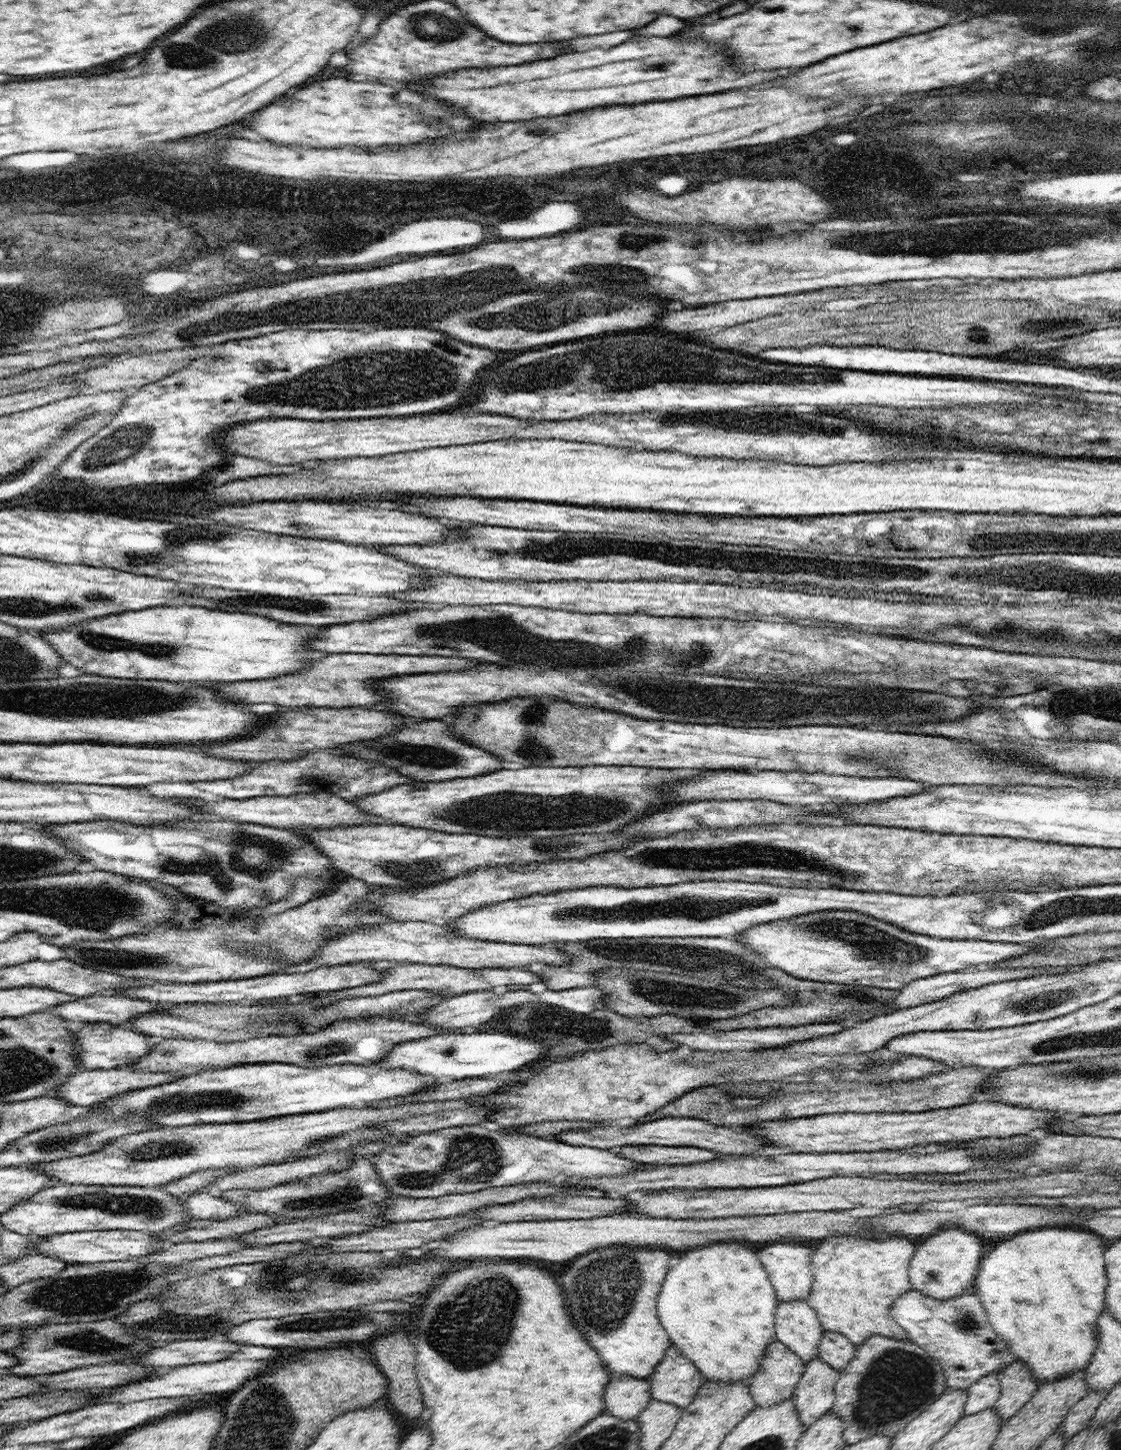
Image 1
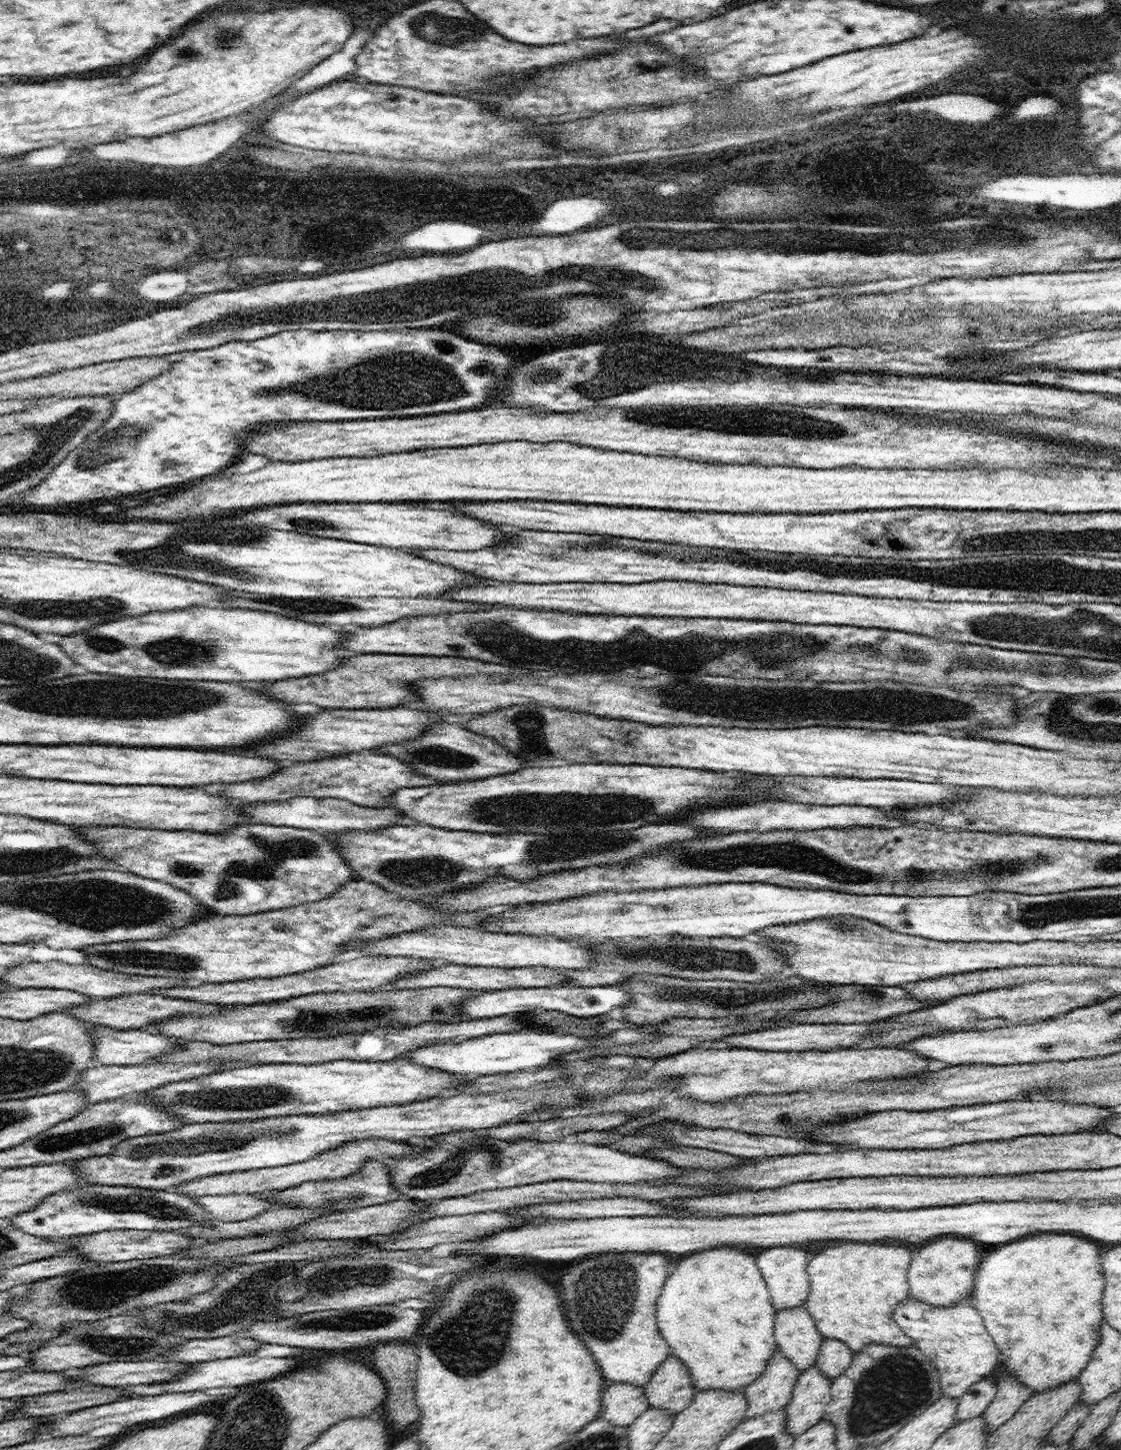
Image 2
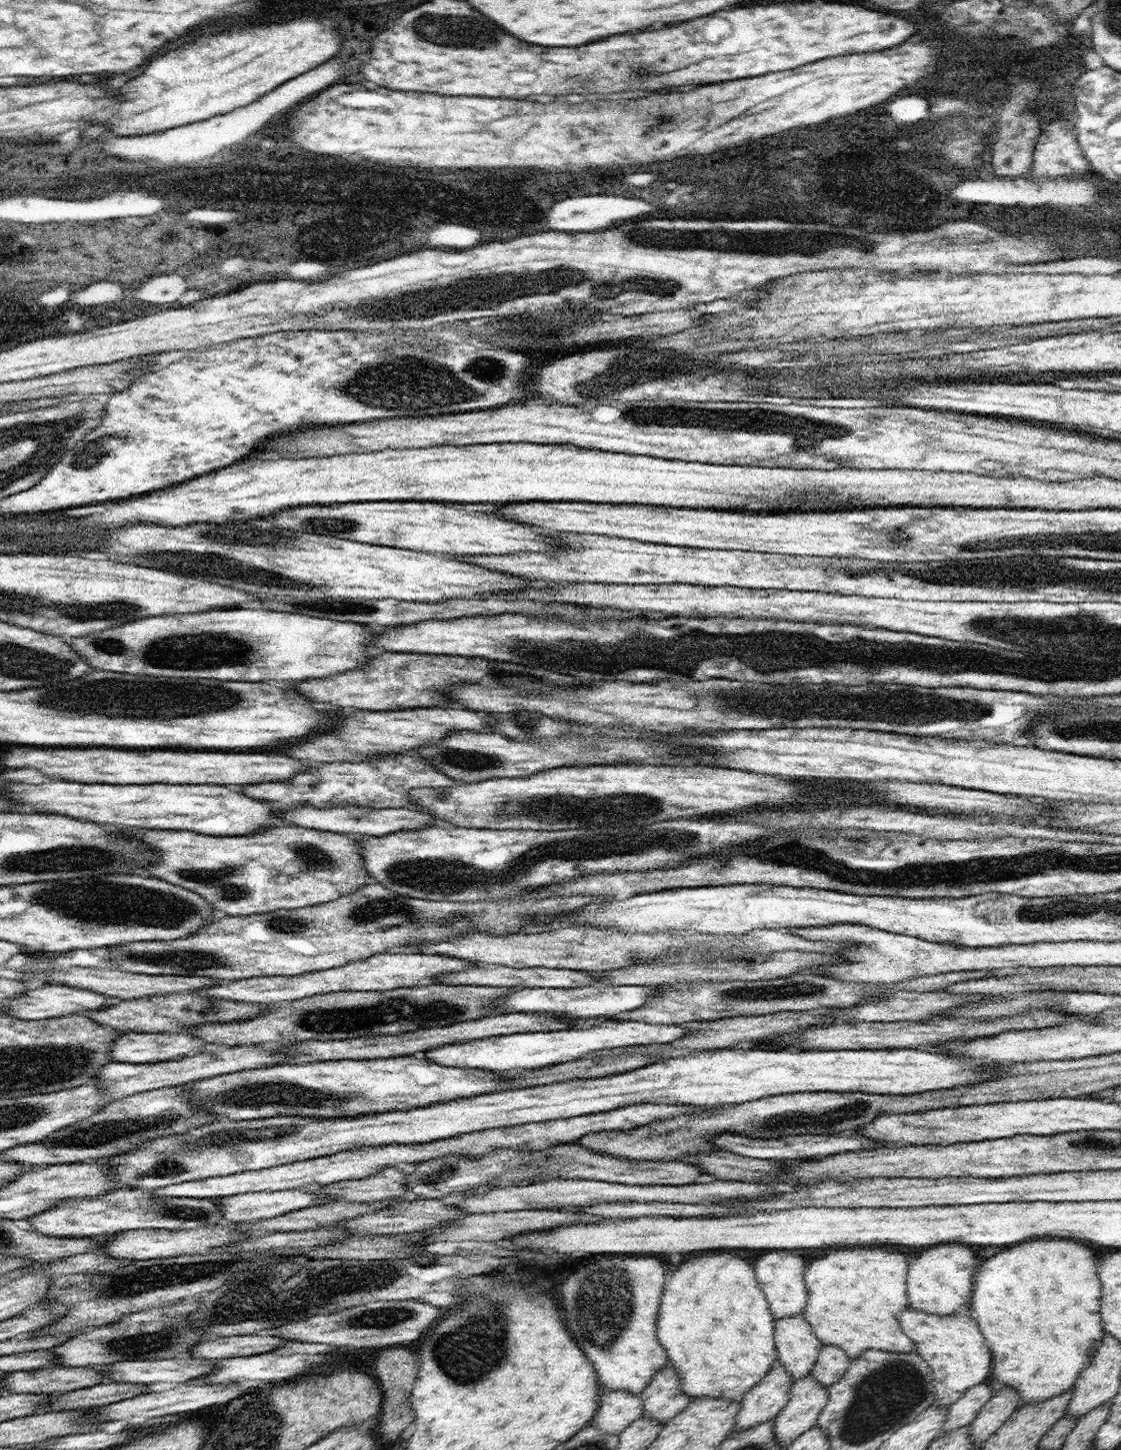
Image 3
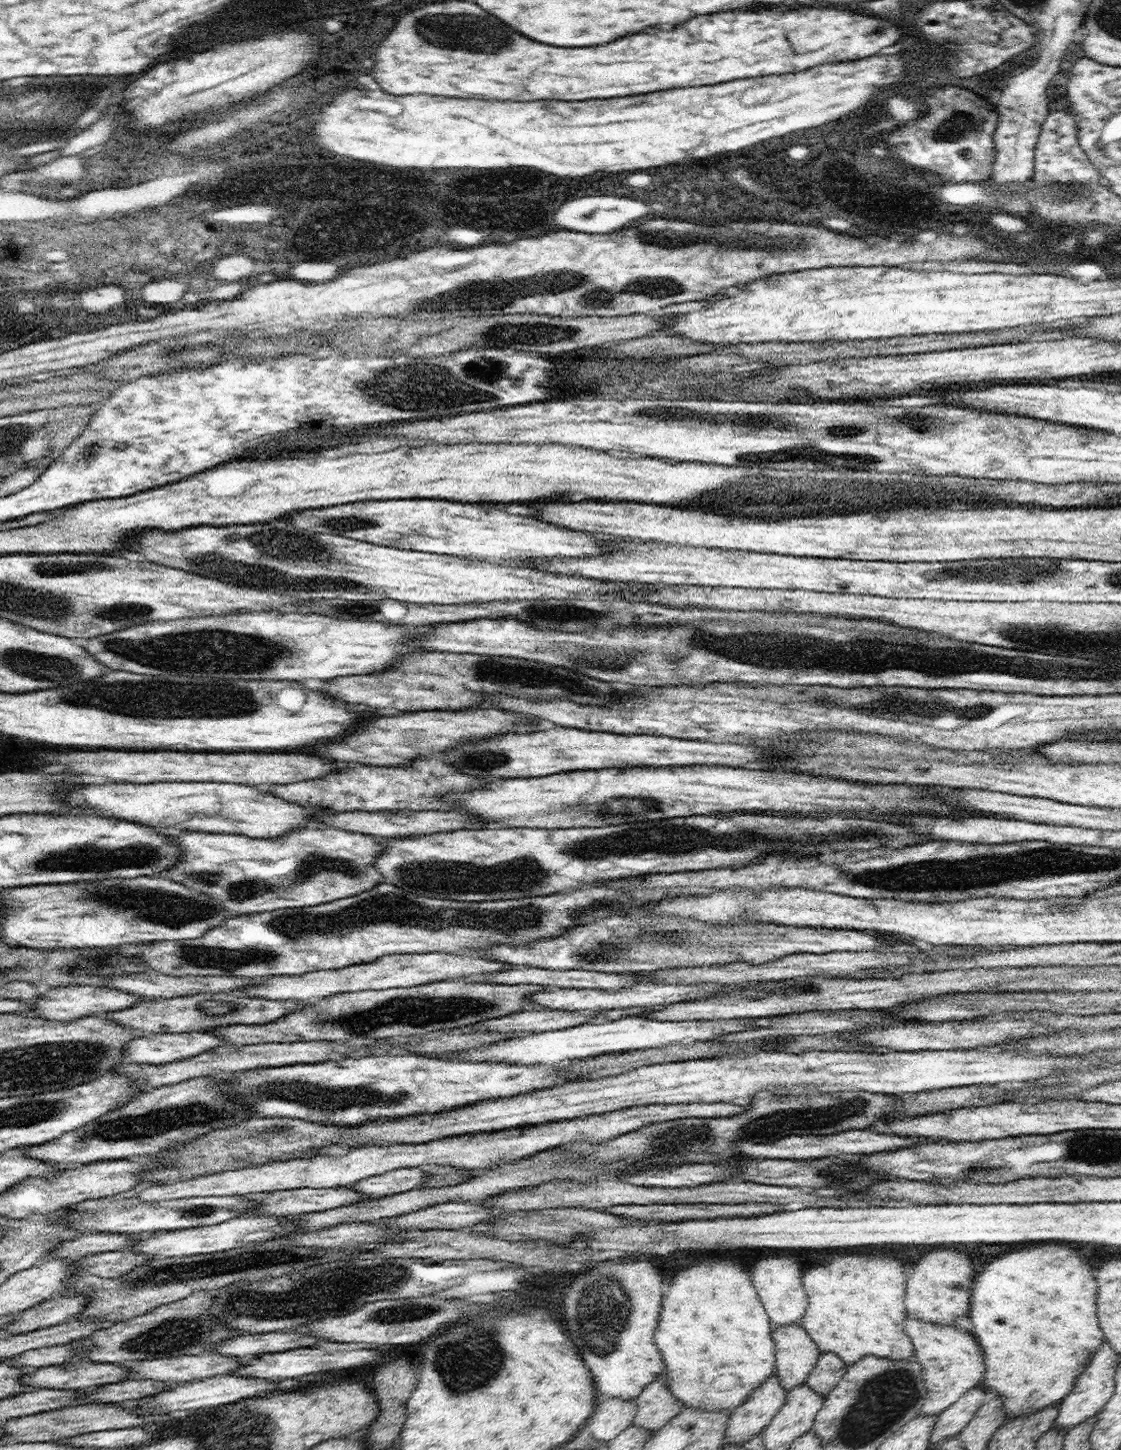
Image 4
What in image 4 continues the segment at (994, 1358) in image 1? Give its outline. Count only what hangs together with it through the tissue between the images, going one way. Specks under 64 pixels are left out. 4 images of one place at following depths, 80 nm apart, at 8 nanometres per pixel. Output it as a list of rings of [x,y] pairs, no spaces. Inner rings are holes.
[[[907,1316],[904,1330],[915,1349],[914,1360],[923,1368],[923,1379],[929,1398],[919,1415],[938,1415],[971,1388],[978,1386],[985,1373],[985,1362],[980,1344],[973,1334],[955,1325],[939,1325]]]

